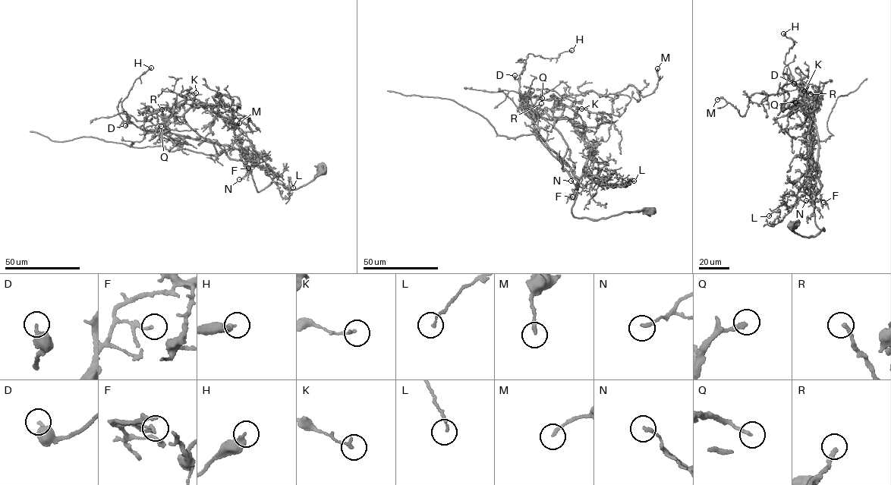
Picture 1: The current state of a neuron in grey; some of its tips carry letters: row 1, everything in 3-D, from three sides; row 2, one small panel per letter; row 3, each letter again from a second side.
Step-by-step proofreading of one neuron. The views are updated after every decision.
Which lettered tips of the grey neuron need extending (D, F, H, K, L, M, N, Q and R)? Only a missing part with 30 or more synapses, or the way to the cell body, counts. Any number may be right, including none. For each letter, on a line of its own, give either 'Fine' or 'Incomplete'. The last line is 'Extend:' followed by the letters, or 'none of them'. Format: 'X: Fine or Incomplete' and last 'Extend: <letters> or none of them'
D: Fine
F: Fine
H: Fine
K: Fine
L: Fine
M: Fine
N: Fine
Q: Fine
R: Fine
Extend: none of them

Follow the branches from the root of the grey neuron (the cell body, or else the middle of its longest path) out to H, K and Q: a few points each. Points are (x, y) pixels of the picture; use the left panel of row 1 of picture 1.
H: (322, 168), (297, 189), (259, 192), (225, 151), (137, 127), (121, 102), (151, 67)
K: (322, 168), (297, 189), (272, 182), (257, 191), (234, 127), (186, 97), (187, 90), (196, 92)
Q: (322, 168), (297, 189), (272, 182), (259, 192), (247, 164), (225, 151), (208, 155), (145, 132), (161, 126)

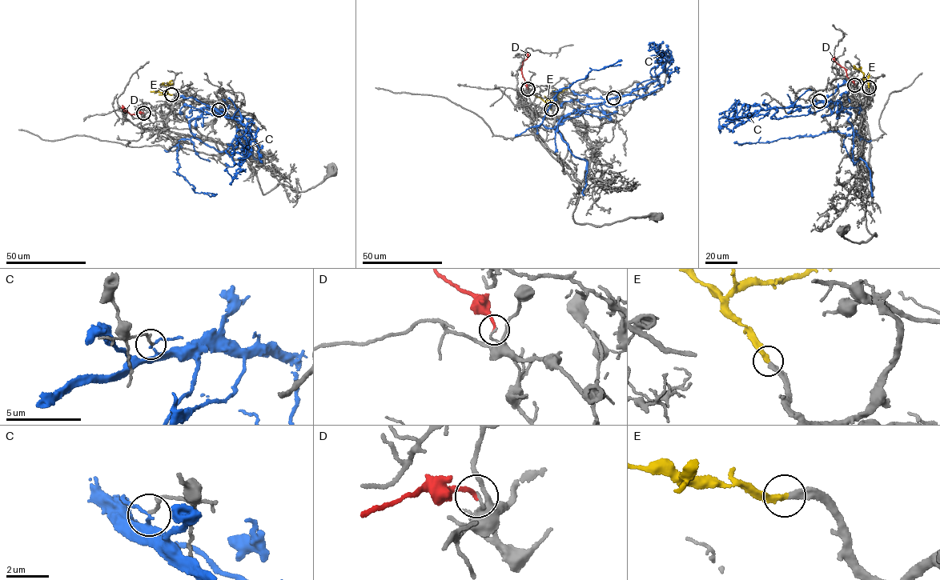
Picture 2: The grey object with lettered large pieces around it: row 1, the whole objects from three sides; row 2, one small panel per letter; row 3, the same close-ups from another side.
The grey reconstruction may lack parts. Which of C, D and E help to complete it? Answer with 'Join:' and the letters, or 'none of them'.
Join: E

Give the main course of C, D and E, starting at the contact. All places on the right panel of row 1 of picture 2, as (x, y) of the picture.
C: (819, 101), (840, 104), (850, 114), (848, 120), (855, 133), (829, 131), (769, 142), (734, 142)
D: (854, 85), (847, 77), (843, 67), (836, 62), (834, 56)
E: (869, 87), (861, 70), (854, 66), (853, 69)

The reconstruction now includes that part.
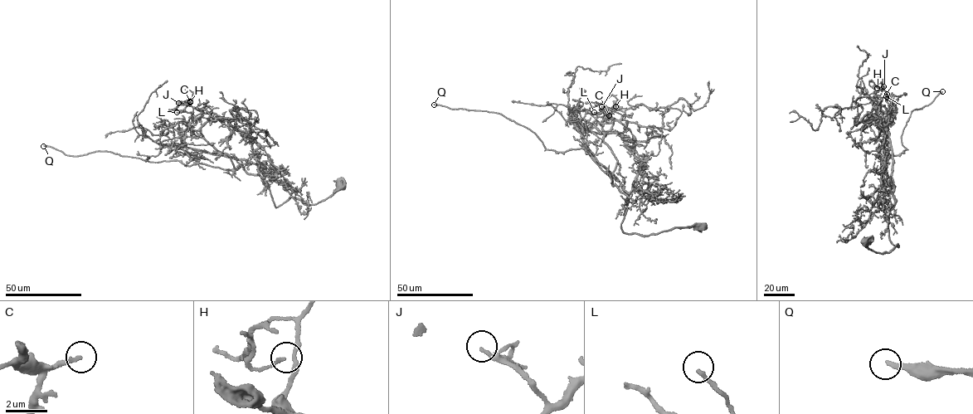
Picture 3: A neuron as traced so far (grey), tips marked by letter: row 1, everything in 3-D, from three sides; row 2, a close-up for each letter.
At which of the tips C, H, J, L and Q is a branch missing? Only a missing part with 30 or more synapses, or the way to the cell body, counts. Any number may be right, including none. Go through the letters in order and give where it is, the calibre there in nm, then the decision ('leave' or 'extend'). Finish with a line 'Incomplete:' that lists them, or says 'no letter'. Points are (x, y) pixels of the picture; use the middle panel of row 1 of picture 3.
C: (609, 115) | 180 nm | leave
H: (615, 106) | 130 nm | leave
J: (601, 106) | 130 nm | leave
L: (594, 112) | 170 nm | leave
Q: (434, 104) | 190 nm | extend
Incomplete: Q

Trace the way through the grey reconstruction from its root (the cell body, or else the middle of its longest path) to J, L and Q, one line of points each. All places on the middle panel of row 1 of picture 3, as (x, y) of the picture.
J: (702, 226), (647, 236), (622, 231), (640, 168), (624, 136), (602, 129), (596, 119), (605, 114), (601, 106)
L: (702, 226), (673, 227), (647, 236), (623, 231), (627, 199), (640, 168), (624, 136), (603, 130), (594, 112)
Q: (702, 226), (628, 234), (621, 224), (627, 196), (585, 149), (547, 149), (533, 132), (500, 114), (434, 104)

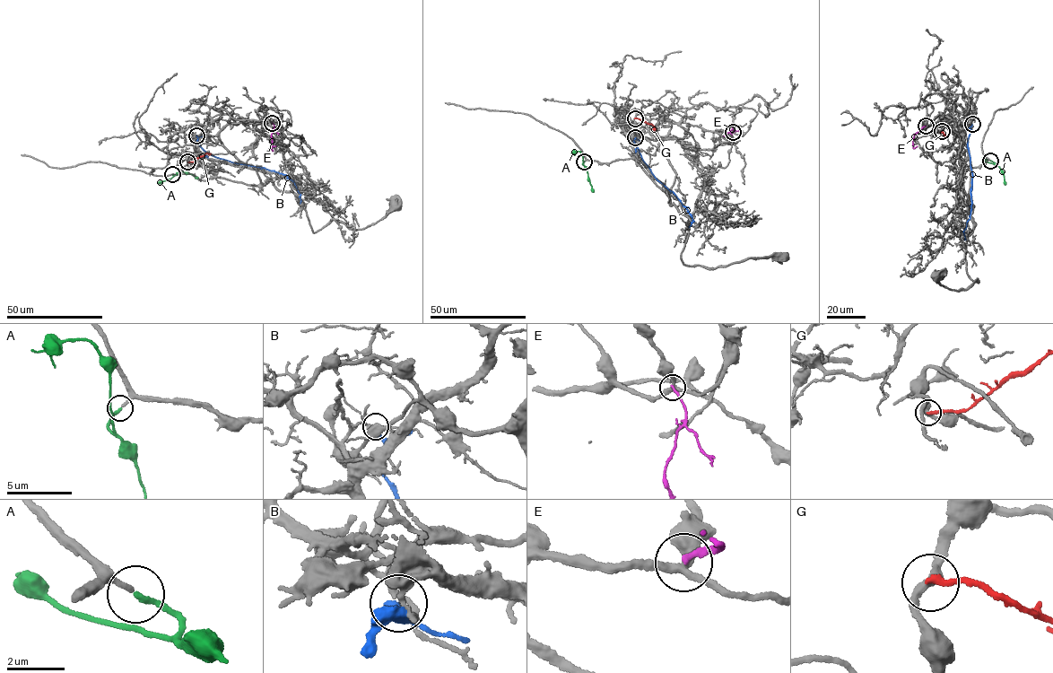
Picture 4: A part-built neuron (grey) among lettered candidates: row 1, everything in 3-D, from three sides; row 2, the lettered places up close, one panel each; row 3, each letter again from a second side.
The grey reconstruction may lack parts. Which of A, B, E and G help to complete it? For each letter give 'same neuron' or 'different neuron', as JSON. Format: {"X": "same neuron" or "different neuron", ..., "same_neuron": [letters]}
{"A": "same neuron", "B": "different neuron", "E": "different neuron", "G": "different neuron", "same_neuron": ["A"]}

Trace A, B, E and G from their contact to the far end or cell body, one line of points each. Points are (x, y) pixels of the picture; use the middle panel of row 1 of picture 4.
A: (584, 161), (593, 192)
B: (636, 138), (633, 141), (644, 161), (657, 180), (674, 193), (692, 217), (693, 221), (689, 226)
E: (733, 132), (735, 131), (732, 128), (724, 136)
G: (635, 118), (653, 125), (655, 130)

